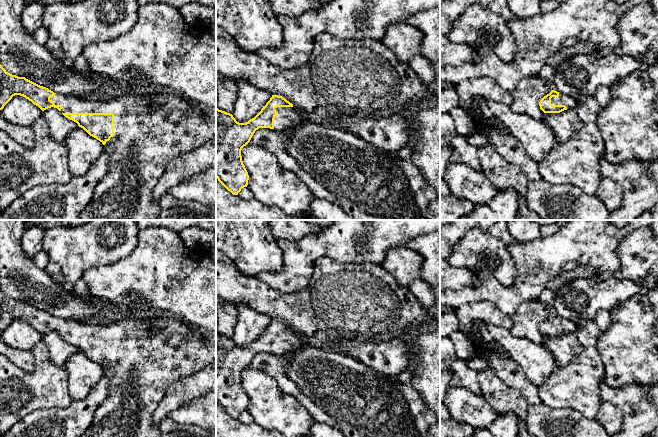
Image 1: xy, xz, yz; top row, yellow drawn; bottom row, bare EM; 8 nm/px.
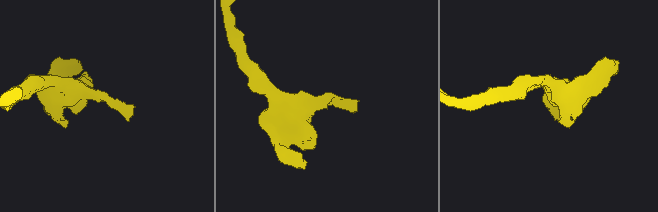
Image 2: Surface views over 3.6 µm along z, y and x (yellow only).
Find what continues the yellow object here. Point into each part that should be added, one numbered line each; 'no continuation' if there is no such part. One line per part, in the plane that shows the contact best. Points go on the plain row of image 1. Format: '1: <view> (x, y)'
1: xy (145, 365)

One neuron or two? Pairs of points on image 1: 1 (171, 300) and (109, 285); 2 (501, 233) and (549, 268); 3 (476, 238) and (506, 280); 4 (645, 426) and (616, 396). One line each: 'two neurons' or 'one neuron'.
1: one neuron
2: two neurons
3: one neuron
4: one neuron

